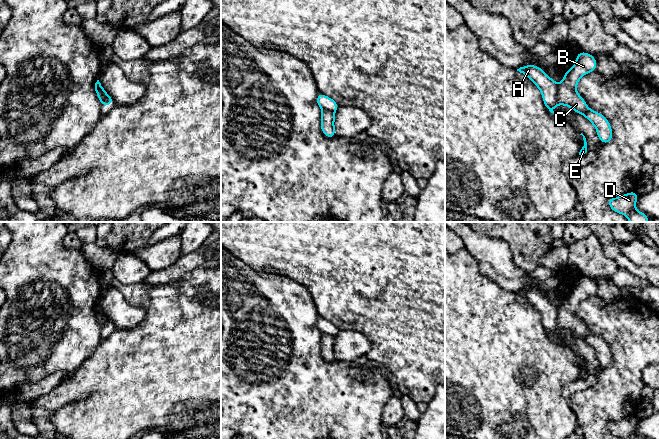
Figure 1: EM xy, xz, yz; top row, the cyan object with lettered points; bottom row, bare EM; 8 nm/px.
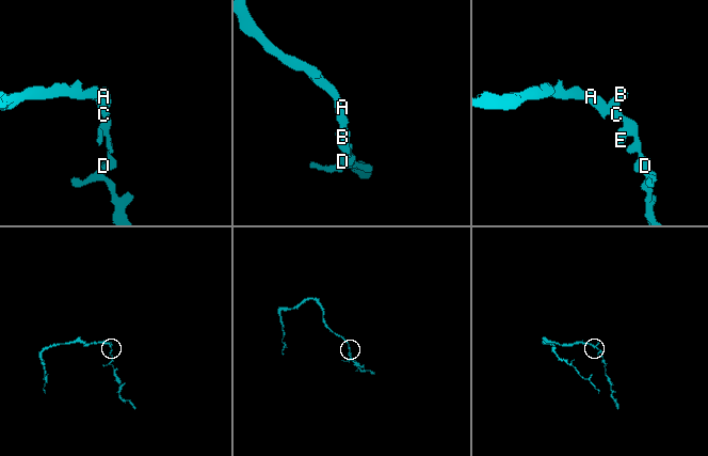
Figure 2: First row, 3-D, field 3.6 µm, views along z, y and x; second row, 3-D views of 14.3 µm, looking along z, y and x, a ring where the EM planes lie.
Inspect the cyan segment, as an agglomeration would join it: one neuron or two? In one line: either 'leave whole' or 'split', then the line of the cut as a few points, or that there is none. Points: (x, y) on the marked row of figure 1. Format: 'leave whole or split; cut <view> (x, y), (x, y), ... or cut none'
split; cut yz (557, 86), (557, 101), (559, 103)

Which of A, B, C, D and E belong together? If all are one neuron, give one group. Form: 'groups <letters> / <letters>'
groups A / B C D E

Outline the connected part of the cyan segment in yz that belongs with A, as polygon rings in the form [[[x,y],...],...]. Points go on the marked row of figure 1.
[[[525,65],[517,71],[525,74],[541,90],[546,108],[554,114],[553,110],[559,104],[557,101],[557,83],[538,66]]]

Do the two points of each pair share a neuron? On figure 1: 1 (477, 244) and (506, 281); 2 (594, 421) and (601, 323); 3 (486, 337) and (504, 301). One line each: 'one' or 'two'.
1: one
2: one
3: one

